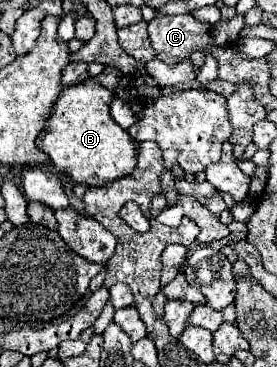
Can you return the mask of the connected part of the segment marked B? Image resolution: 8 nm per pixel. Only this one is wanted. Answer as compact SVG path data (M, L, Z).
M87 80L79 86L61 90L55 102L53 114L45 124L45 132L39 140L41 150L49 156L59 178L87 188L107 186L123 176L129 176L137 164L139 142L133 140L109 114L109 102L113 94L99 82Z

